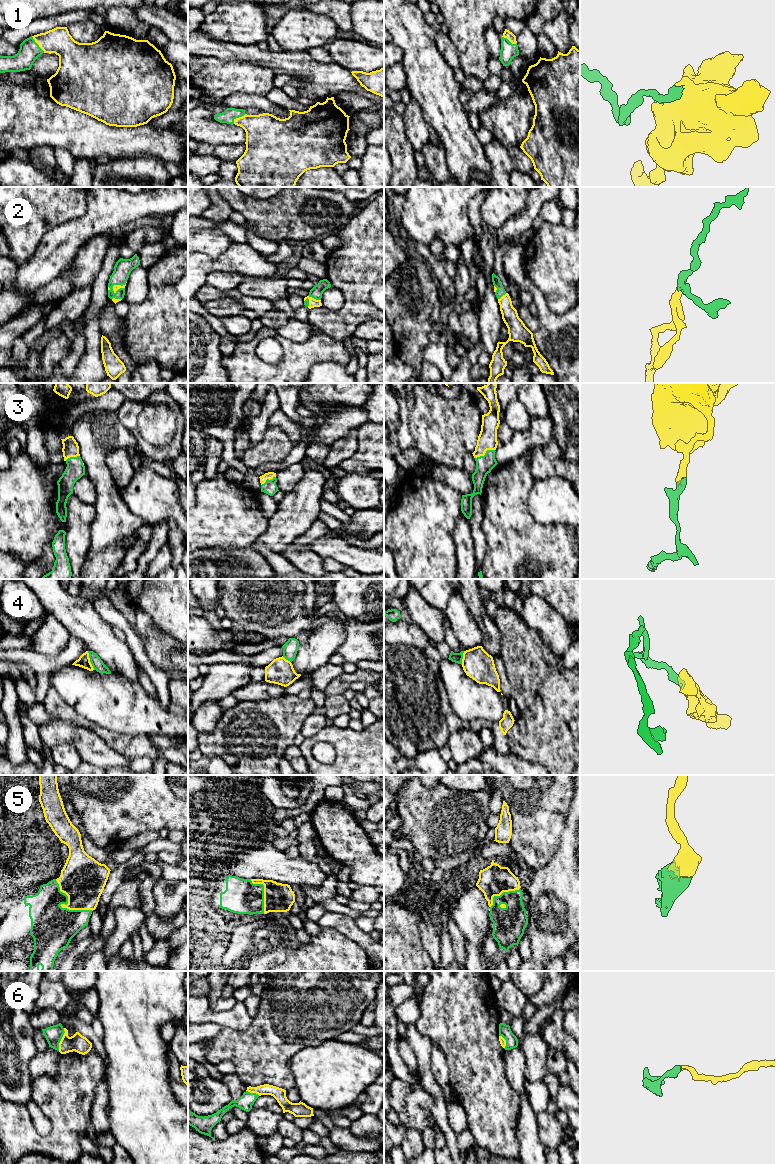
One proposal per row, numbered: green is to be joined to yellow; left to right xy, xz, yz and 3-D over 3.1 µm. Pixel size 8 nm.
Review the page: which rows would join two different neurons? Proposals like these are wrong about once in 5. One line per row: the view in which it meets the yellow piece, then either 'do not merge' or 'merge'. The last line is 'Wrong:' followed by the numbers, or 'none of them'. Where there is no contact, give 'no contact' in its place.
1: meets yellow in xy; merge
2: meets yellow in xz; merge
3: meets yellow in yz; merge
4: meets yellow in xy; do not merge
5: meets yellow in xy; merge
6: meets yellow in xy; merge
Wrong: 4

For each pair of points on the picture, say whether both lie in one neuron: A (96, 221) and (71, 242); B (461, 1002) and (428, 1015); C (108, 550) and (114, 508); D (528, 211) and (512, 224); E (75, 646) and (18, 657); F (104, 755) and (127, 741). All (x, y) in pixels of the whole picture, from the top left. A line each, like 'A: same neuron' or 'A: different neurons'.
A: same neuron
B: same neuron
C: same neuron
D: same neuron
E: same neuron
F: different neurons

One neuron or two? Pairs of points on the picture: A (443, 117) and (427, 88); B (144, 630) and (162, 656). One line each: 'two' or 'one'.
A: one
B: one

